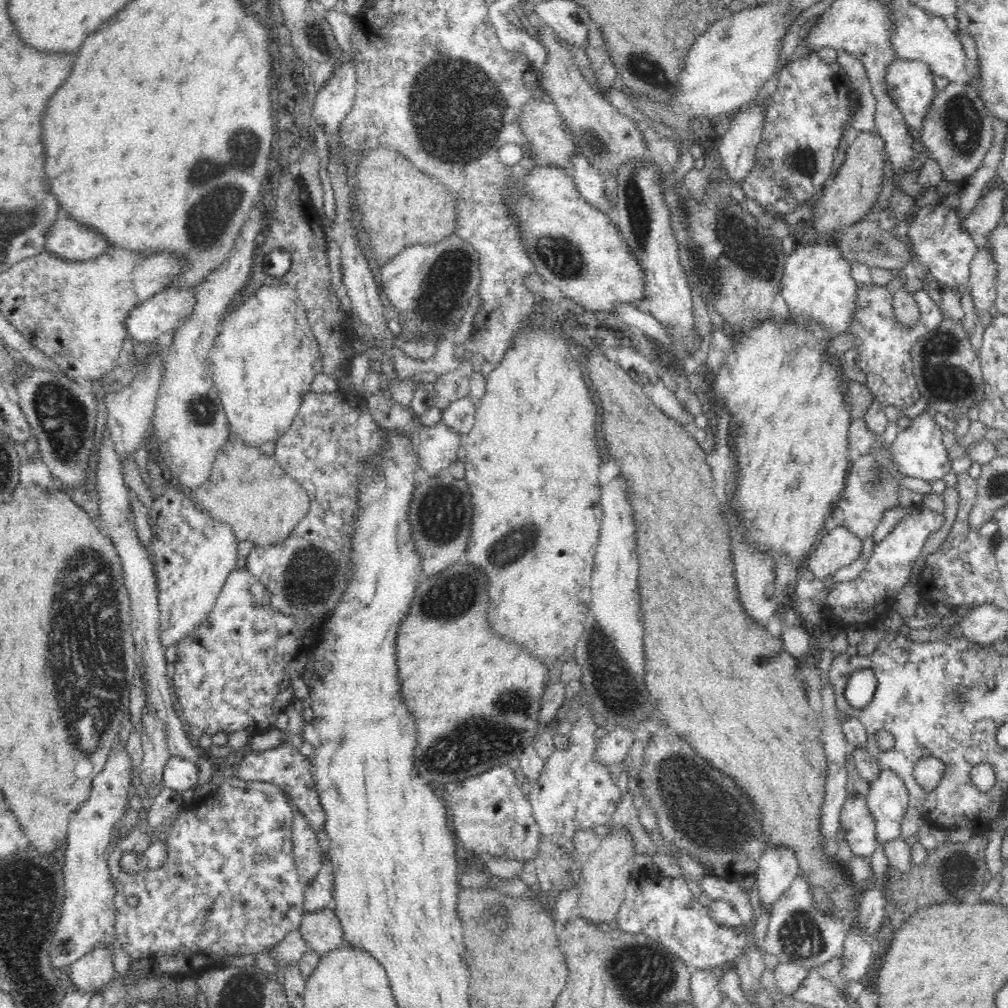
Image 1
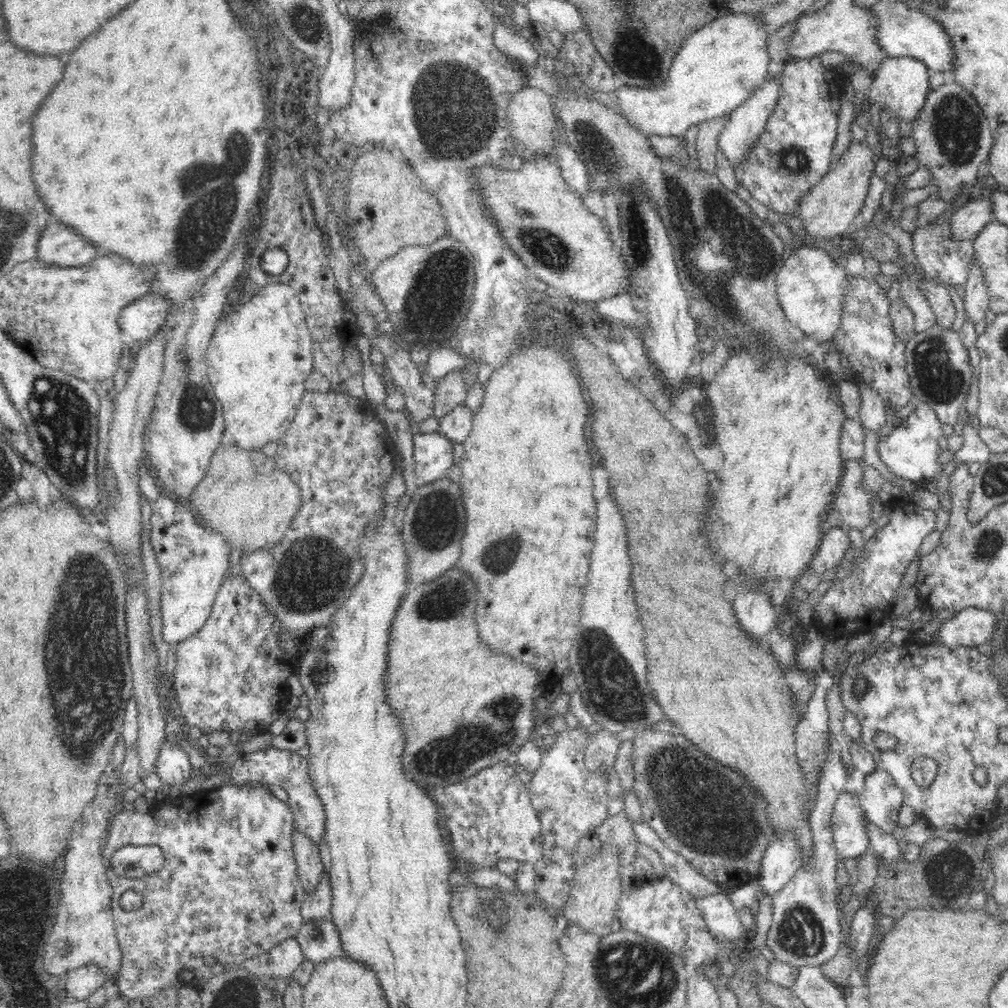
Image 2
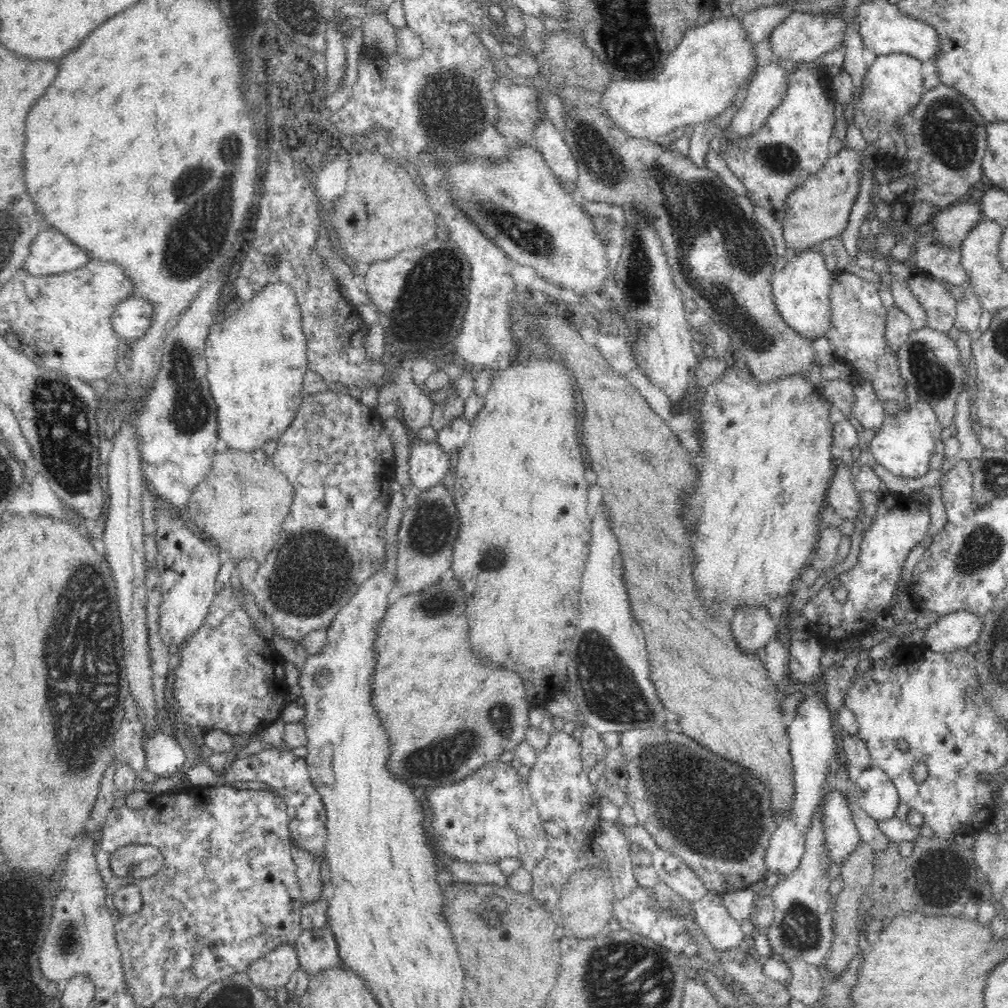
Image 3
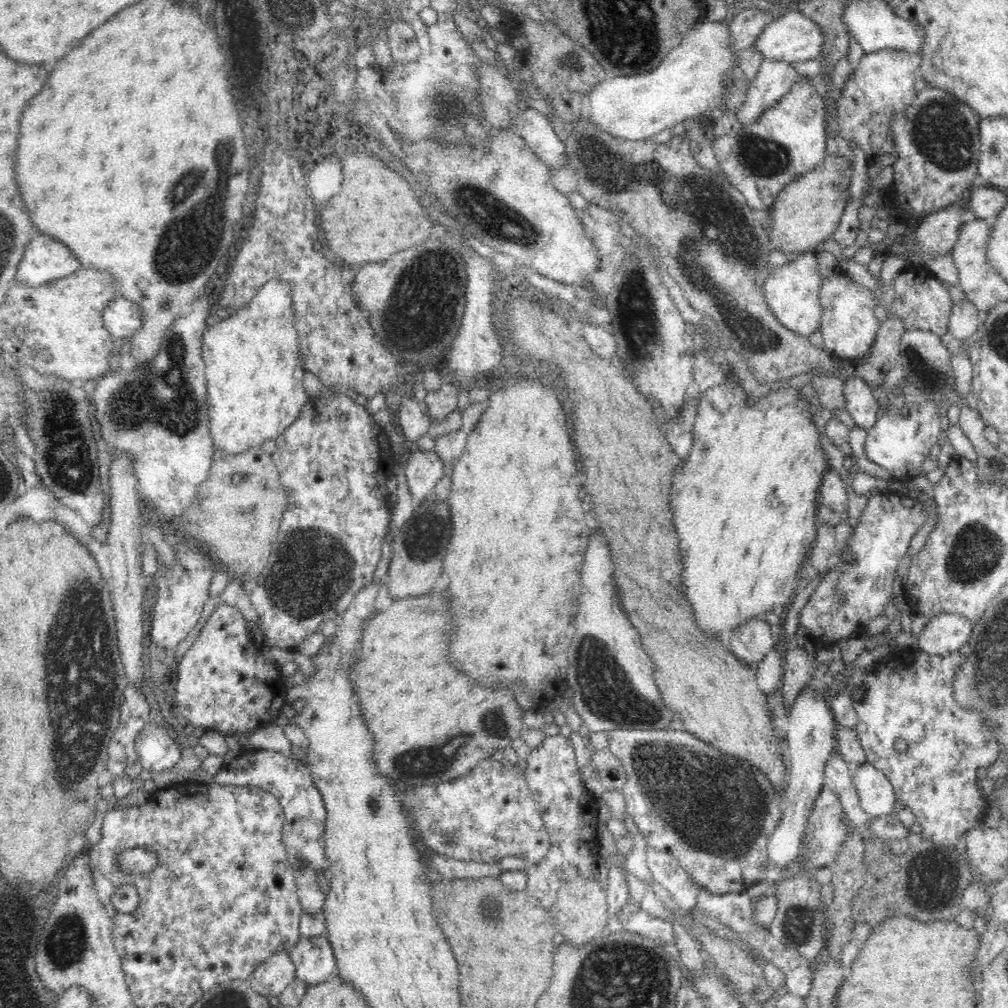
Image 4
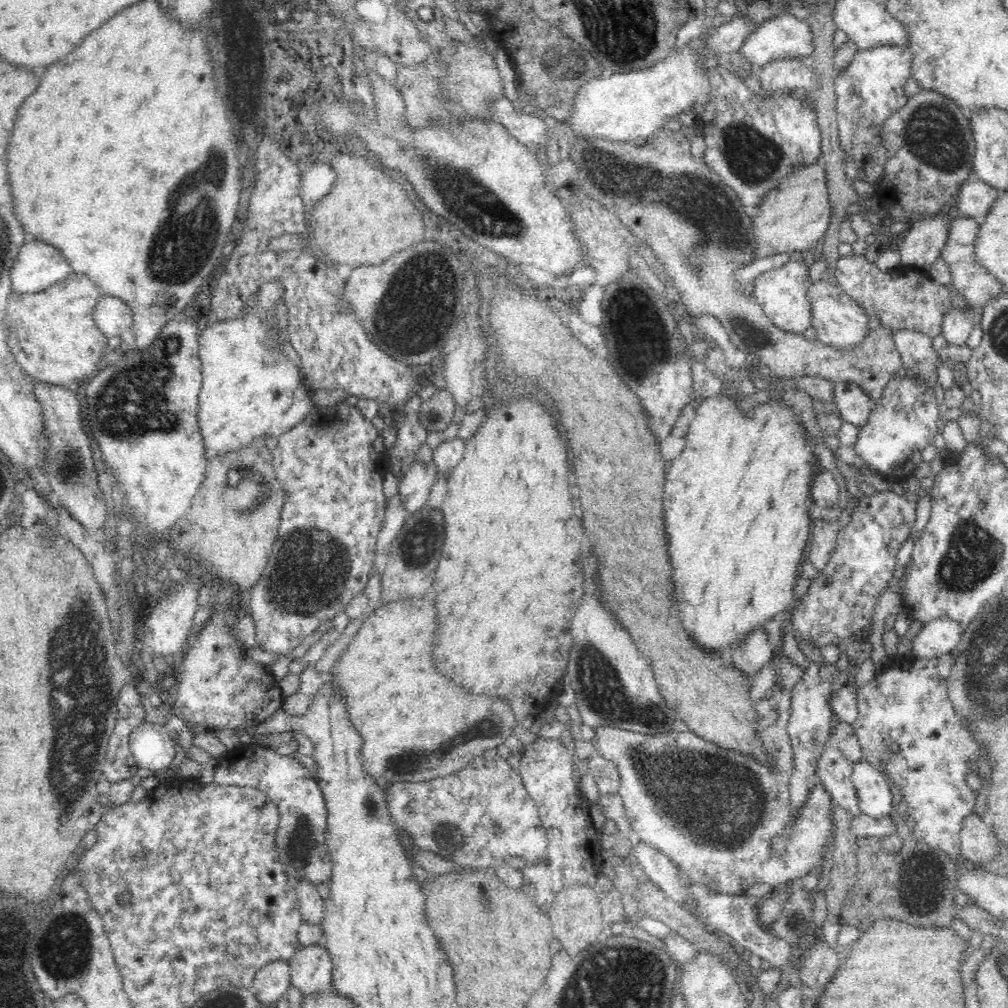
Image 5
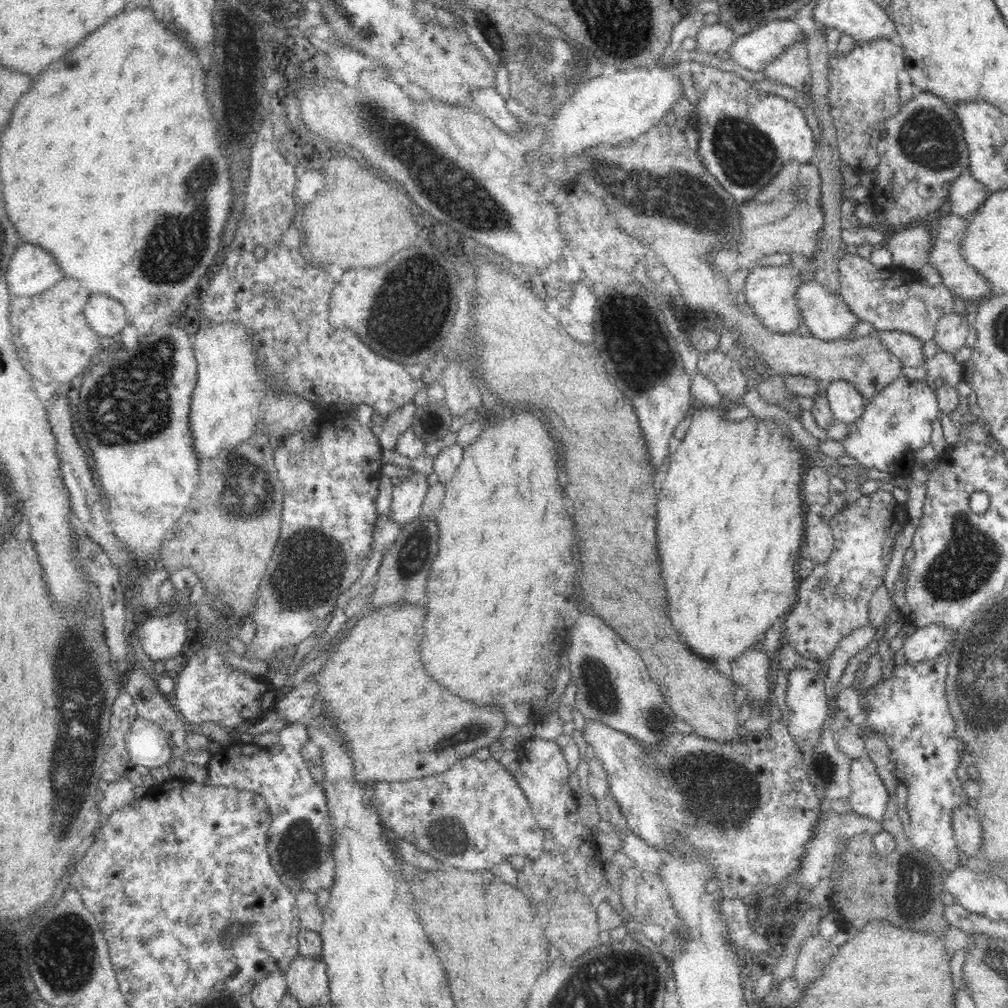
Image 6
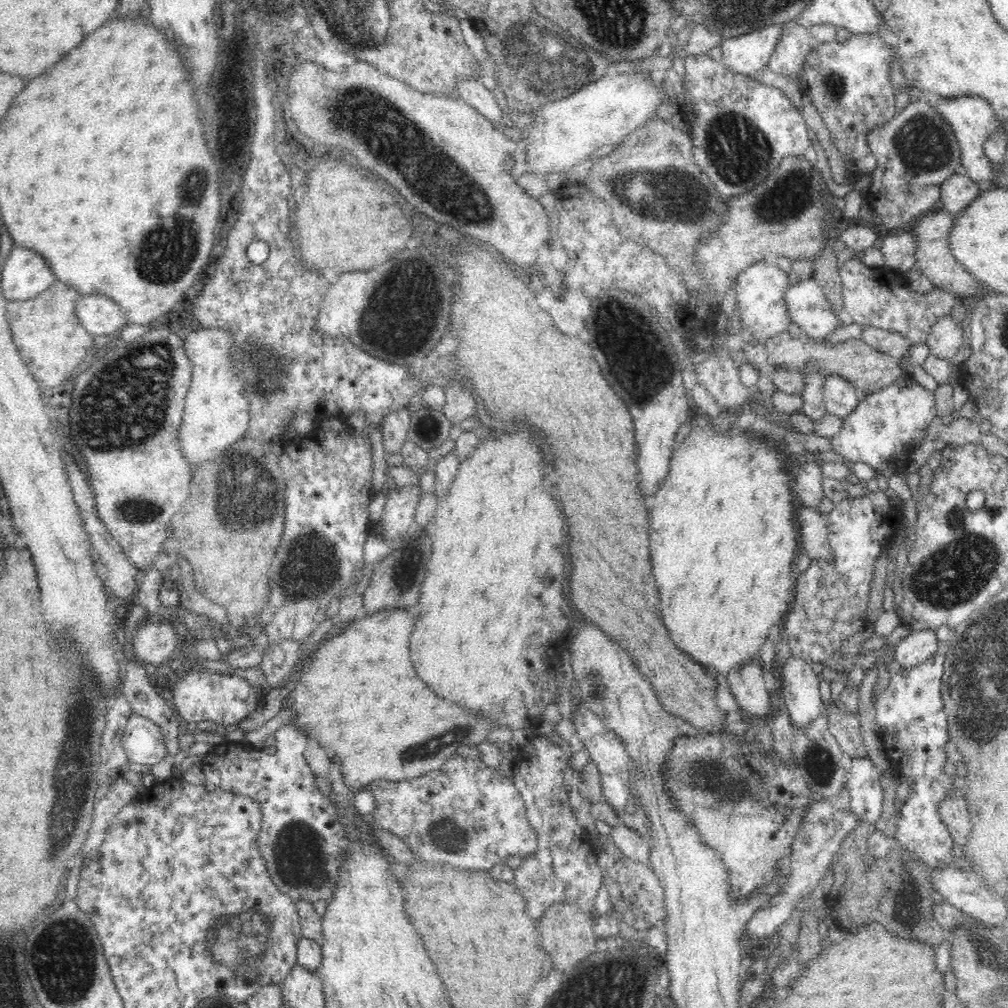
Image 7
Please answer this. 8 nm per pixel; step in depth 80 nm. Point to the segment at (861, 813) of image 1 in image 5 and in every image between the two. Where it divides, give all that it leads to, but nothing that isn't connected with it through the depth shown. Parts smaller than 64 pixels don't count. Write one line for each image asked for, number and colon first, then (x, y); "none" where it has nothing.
2: (851, 840)
3: (842, 837)
4: (673, 793)
5: (716, 821)

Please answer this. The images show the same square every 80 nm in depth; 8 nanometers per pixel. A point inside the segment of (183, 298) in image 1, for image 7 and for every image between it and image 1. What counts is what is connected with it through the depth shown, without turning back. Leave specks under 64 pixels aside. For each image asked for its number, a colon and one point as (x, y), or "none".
2: (141, 319)
3: (132, 317)
4: (121, 317)
5: (112, 315)
6: (106, 316)
7: (100, 316)

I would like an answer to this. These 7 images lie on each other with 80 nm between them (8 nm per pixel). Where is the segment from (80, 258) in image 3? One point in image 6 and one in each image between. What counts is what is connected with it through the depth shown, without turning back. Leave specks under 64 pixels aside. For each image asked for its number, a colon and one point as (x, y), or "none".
4: (44, 259)
5: (37, 266)
6: (32, 270)

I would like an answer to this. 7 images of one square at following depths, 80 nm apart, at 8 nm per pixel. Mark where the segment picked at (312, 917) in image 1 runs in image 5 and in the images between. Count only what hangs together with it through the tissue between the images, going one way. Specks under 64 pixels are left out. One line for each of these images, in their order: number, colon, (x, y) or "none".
2: (320, 941)
3: (316, 949)
4: (314, 959)
5: (311, 968)

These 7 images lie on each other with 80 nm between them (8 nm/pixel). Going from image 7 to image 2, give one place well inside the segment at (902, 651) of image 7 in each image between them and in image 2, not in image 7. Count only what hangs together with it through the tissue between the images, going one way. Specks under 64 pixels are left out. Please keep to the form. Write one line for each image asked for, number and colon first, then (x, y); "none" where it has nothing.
2: (971, 626)
3: (954, 631)
4: (946, 633)
5: (938, 637)
6: (925, 643)

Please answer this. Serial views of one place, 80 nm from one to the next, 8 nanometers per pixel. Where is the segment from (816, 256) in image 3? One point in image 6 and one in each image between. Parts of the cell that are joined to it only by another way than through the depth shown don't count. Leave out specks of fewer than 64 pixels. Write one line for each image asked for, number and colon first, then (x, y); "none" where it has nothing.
4: (791, 291)
5: (782, 292)
6: (770, 290)

